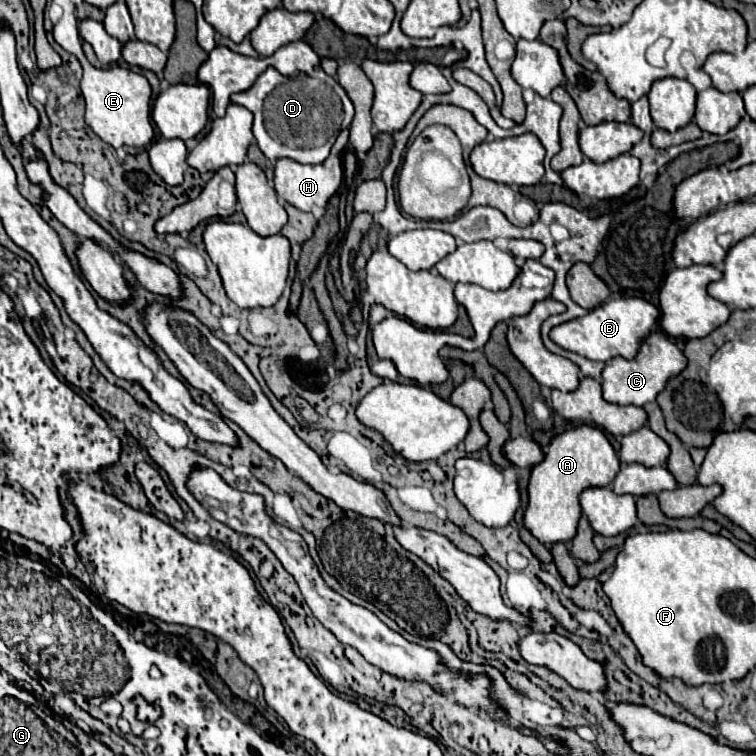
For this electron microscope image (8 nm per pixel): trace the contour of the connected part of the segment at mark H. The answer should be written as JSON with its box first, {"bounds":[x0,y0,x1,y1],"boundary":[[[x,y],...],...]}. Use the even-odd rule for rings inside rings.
{"bounds":[275,129,347,219],"boundary":[[[347,129],[341,131],[331,149],[331,155],[321,163],[321,165],[301,165],[297,161],[289,161],[289,159],[279,159],[275,163],[275,191],[277,197],[285,199],[287,203],[295,205],[297,209],[305,212],[314,212],[317,209],[317,219],[321,219],[325,213],[325,205],[329,201],[329,197],[337,191],[337,187],[341,185],[341,177],[343,177],[343,169],[341,169],[341,151],[347,145]]]}

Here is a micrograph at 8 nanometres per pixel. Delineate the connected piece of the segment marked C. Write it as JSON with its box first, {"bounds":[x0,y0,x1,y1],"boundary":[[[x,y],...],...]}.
{"bounds":[601,331,687,405],"boundary":[[[651,331],[643,341],[641,347],[637,351],[637,355],[627,361],[621,357],[613,357],[611,361],[605,363],[605,369],[601,373],[601,387],[603,387],[603,399],[615,405],[647,405],[651,401],[655,401],[657,393],[665,387],[667,379],[671,375],[677,375],[679,371],[683,371],[687,365],[685,355],[677,349],[677,345],[665,337],[663,333]]]}

